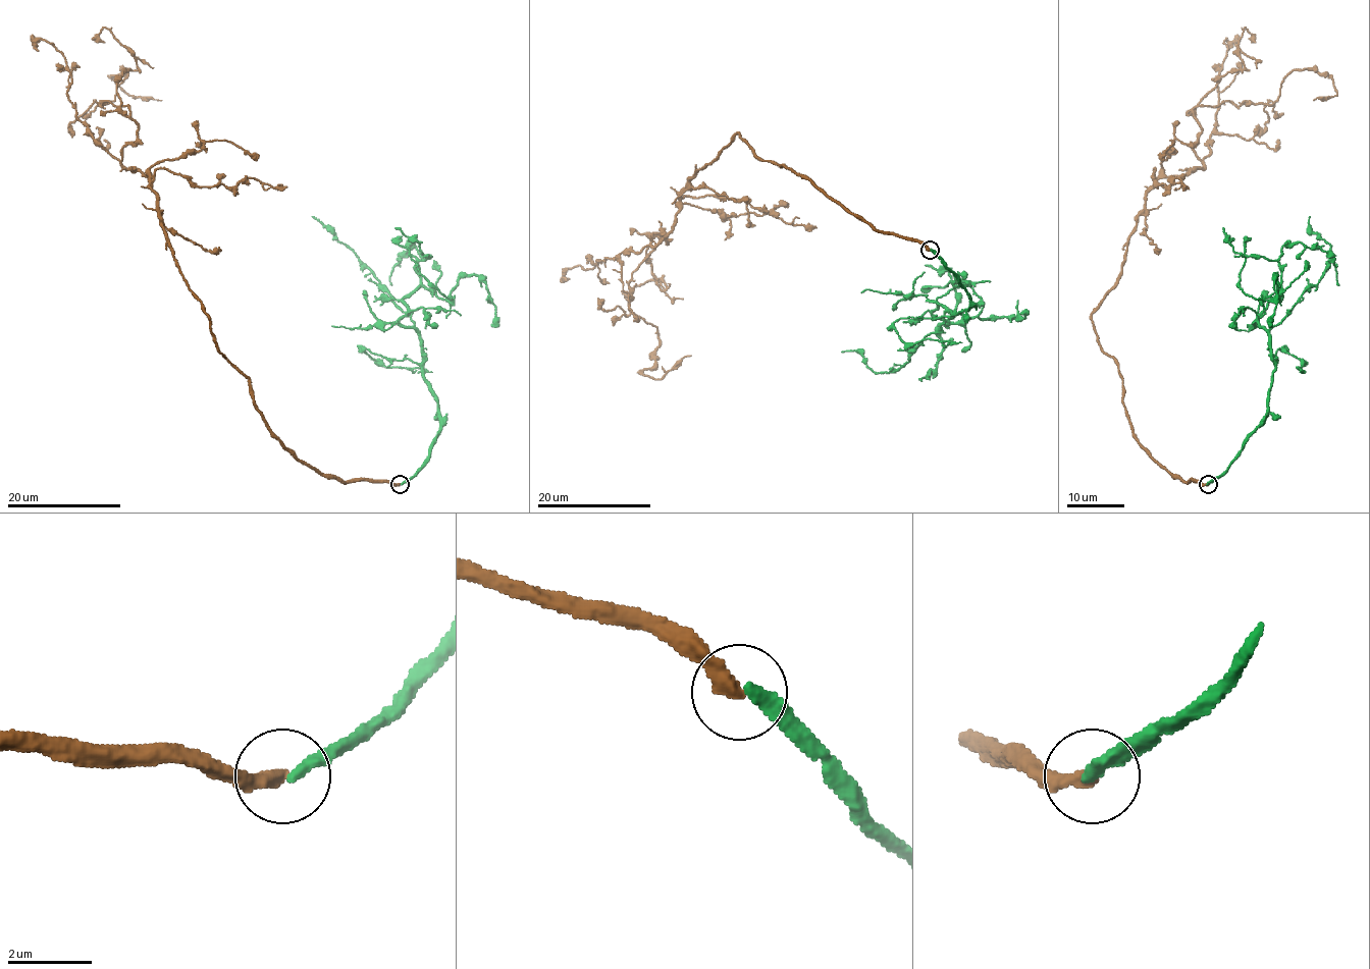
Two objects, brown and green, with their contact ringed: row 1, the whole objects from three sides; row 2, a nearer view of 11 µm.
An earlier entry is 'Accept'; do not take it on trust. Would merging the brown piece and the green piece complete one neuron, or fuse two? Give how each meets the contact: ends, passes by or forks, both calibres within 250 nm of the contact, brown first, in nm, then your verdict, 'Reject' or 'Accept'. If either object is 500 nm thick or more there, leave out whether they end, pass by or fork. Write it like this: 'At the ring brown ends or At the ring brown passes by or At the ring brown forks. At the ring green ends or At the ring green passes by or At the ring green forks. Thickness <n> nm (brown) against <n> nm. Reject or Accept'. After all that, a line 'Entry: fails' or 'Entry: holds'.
At the ring brown ends. At the ring green ends. Thickness 380 nm (brown) against 320 nm. Reject
Entry: fails

